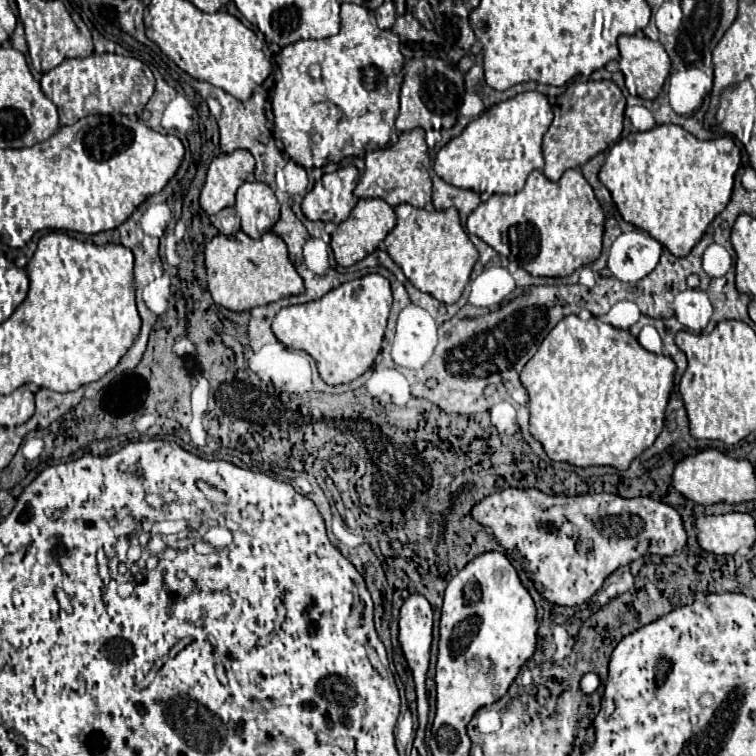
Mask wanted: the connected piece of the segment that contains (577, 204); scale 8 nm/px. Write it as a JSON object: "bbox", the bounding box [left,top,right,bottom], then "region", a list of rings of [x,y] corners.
{"bbox":[466,170,604,278],"region":[[[536,170],[514,196],[494,194],[488,202],[482,202],[468,216],[466,230],[532,276],[564,278],[598,258],[602,250],[604,212],[580,170],[566,170],[558,182],[550,182]]]}

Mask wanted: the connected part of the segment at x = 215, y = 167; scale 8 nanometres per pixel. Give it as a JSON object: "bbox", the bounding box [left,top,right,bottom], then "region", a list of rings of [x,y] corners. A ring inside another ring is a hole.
{"bbox":[200,150,254,214],"region":[[[234,150],[212,160],[206,184],[200,192],[200,206],[206,214],[218,214],[226,206],[234,206],[234,196],[246,176],[254,172],[254,158],[248,150]]]}

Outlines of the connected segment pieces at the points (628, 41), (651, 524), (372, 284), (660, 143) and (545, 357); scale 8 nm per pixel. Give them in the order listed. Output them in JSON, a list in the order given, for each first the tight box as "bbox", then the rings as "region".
[{"bbox":[617,34,670,100],"region":[[[634,34],[634,36],[620,36],[617,45],[620,52],[619,68],[624,74],[625,87],[628,92],[644,100],[654,100],[660,94],[670,74],[670,58],[666,50],[662,48],[662,44],[650,40],[644,34]]]},{"bbox":[472,488,688,606],"region":[[[506,488],[502,492],[486,496],[472,508],[472,516],[488,526],[494,538],[506,548],[524,570],[532,574],[538,592],[560,606],[576,606],[588,602],[590,596],[604,584],[604,580],[618,568],[626,566],[646,554],[672,556],[688,542],[682,516],[670,504],[652,498],[620,498],[616,494],[582,494],[582,496],[548,496],[536,488]]]},{"bbox":[272,274,390,384],"region":[[[368,274],[330,290],[320,300],[282,308],[272,322],[272,332],[284,346],[308,352],[316,360],[318,374],[326,384],[348,384],[374,364],[382,346],[390,308],[390,282],[380,274]]]},{"bbox":[600,124,740,258],"region":[[[662,124],[648,132],[632,132],[618,140],[600,168],[600,182],[610,190],[614,204],[618,206],[622,218],[636,228],[648,232],[654,240],[662,242],[674,256],[682,258],[690,254],[694,244],[702,238],[710,222],[726,208],[732,194],[734,174],[740,166],[740,148],[730,136],[714,140],[698,140],[682,126]]]},{"bbox":[520,316,676,470],"region":[[[566,316],[564,320],[560,320],[556,324],[556,328],[546,336],[546,340],[540,344],[538,352],[528,360],[528,364],[524,366],[522,374],[520,374],[520,382],[522,386],[528,390],[530,396],[530,434],[544,446],[546,454],[550,460],[556,462],[568,462],[574,464],[578,468],[590,468],[590,466],[612,466],[616,470],[628,470],[630,462],[640,456],[644,450],[648,450],[654,440],[658,438],[658,434],[664,428],[664,412],[668,406],[668,398],[672,394],[674,388],[674,372],[676,372],[676,364],[672,358],[668,356],[658,356],[652,354],[648,350],[644,350],[638,340],[634,336],[630,336],[628,330],[618,330],[606,322],[602,322],[600,318],[590,318],[590,320],[580,320],[578,316]]]}]

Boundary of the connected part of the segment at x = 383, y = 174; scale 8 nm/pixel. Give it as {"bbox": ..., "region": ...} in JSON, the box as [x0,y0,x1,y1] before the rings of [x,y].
{"bbox":[354,128,432,208],"region":[[[414,128],[410,132],[402,132],[400,140],[384,150],[372,150],[366,154],[366,170],[360,176],[360,182],[354,190],[358,198],[382,198],[390,206],[412,204],[416,208],[426,208],[432,200],[432,180],[428,174],[430,156],[428,146],[424,142],[424,130]]]}

